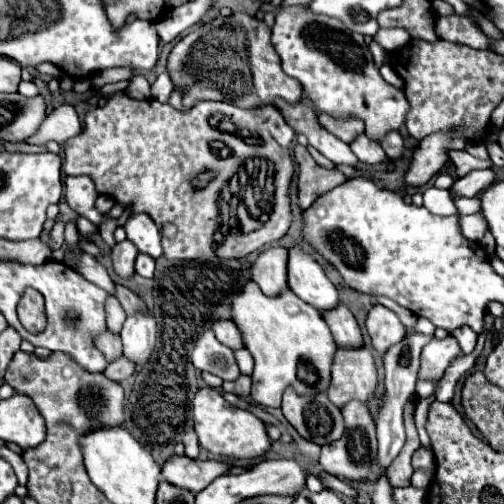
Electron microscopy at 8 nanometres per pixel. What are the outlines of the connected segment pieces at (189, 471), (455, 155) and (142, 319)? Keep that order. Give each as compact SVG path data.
M172 457L162 467L162 479L180 489L198 493L204 487L208 487L216 477L224 475L226 471L228 471L228 465L220 461L196 463L194 459L188 459L188 457Z
M452 149L450 151L450 159L452 159L452 163L456 165L456 173L458 175L466 175L468 171L472 171L472 169L490 169L492 167L492 163L490 161L482 161L482 159L478 159L478 157L474 157L474 155L470 155L468 151L456 151L456 149Z
M136 313L126 317L122 327L122 355L134 365L144 365L156 343L156 319L152 313Z

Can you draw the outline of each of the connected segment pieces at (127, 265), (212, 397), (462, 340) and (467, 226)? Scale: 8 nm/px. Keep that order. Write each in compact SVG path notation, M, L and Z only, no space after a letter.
M124 241L116 243L112 249L112 261L114 261L114 271L120 279L130 279L134 275L134 259L138 255L138 249L134 249L134 243Z
M204 387L196 393L192 401L194 409L194 429L200 439L200 447L214 455L232 457L232 459L256 459L270 451L272 441L266 433L266 425L254 417L250 411L242 411L230 403L212 387Z
M470 327L456 329L452 335L456 337L456 341L458 341L458 345L460 345L460 351L462 351L462 355L470 355L470 353L474 351L478 335L476 335L476 333L474 333Z
M476 213L476 215L458 215L458 225L460 225L462 235L468 241L478 241L478 243L482 241L484 231L486 231L486 223L484 223L482 213Z

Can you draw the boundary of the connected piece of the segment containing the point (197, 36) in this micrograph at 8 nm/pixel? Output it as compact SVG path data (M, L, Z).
M236 11L230 17L216 17L180 39L168 57L168 73L174 87L182 85L182 89L190 89L190 97L186 97L190 105L196 105L198 101L226 101L242 109L250 109L262 103L272 103L276 97L282 97L288 103L298 103L302 99L302 85L280 67L280 57L270 43L268 25L242 11Z

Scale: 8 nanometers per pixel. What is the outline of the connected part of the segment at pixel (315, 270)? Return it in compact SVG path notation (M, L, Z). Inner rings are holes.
M294 245L288 249L288 287L318 311L338 305L338 293L318 261Z

